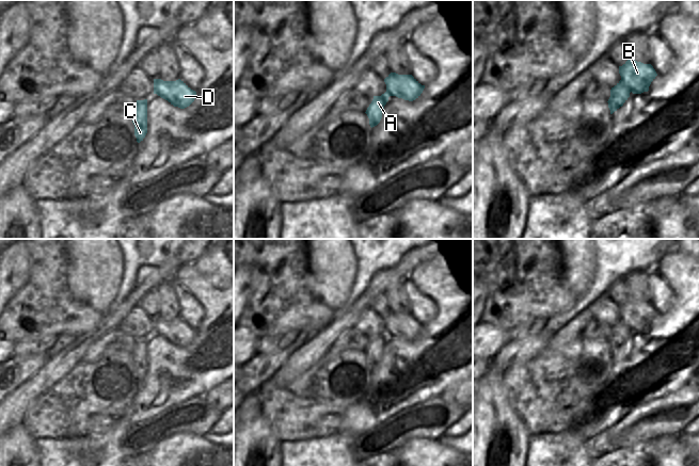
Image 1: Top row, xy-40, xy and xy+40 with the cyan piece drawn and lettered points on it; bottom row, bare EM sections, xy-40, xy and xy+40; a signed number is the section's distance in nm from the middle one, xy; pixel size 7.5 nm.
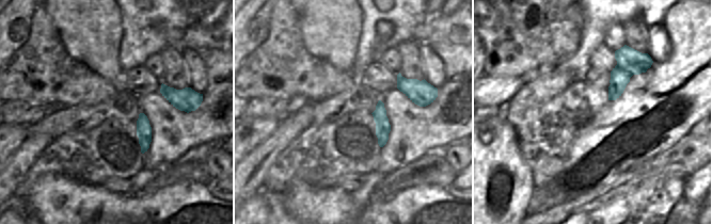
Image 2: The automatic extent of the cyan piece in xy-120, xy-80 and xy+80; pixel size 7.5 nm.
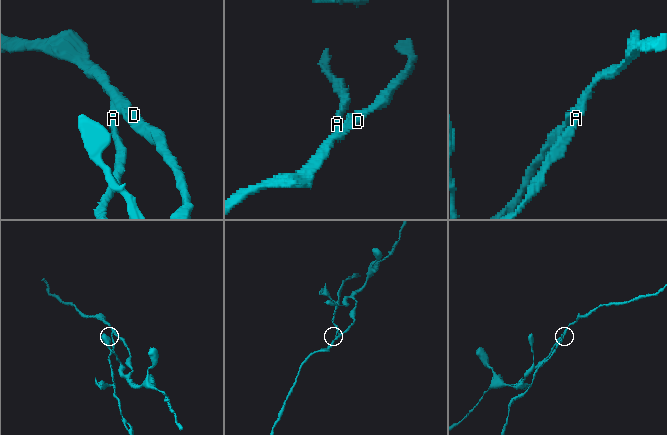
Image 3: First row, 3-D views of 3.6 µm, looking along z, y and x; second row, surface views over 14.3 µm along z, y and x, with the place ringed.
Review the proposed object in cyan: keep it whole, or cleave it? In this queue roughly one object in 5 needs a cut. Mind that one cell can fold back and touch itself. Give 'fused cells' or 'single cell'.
fused cells

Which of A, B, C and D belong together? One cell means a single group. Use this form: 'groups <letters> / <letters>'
groups A C / B D

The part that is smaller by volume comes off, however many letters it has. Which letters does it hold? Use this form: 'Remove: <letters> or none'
Remove: A, C

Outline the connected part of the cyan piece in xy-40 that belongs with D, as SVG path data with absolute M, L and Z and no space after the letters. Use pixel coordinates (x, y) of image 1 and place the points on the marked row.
M154 79L154 94L157 94L174 107L178 107L180 109L189 107L196 97L196 92L191 90L180 79L176 81Z

